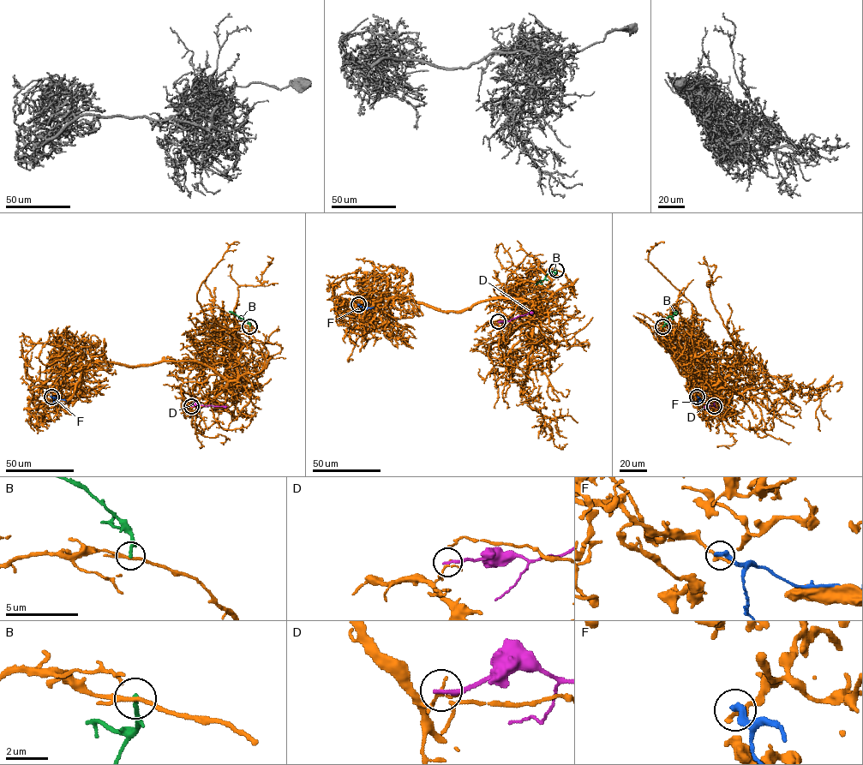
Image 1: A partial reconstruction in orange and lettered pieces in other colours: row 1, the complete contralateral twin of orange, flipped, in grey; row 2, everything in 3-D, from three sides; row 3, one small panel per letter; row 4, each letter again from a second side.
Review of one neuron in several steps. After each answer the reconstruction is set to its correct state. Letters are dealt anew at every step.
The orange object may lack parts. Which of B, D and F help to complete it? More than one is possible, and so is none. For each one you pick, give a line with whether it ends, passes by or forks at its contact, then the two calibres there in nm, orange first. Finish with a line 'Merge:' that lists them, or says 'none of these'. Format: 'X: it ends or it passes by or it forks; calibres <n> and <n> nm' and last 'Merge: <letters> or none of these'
Merge: none of these

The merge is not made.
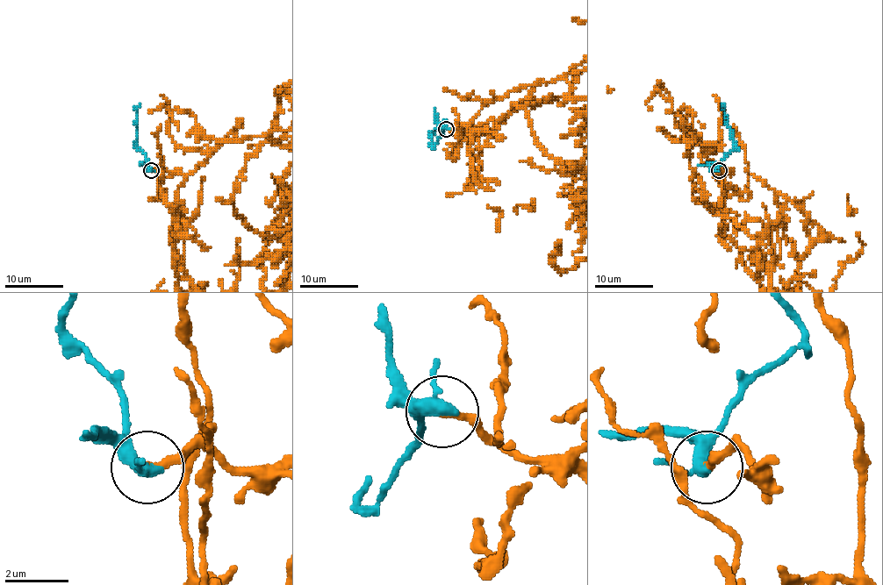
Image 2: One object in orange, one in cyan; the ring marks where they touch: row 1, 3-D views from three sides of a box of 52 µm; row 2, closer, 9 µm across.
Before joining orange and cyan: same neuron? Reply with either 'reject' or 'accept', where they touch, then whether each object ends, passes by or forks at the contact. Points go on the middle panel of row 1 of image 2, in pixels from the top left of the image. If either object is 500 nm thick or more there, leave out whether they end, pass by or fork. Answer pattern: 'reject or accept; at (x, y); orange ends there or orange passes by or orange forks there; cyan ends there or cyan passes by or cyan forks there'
accept; at (446, 129); orange ends there; cyan passes by

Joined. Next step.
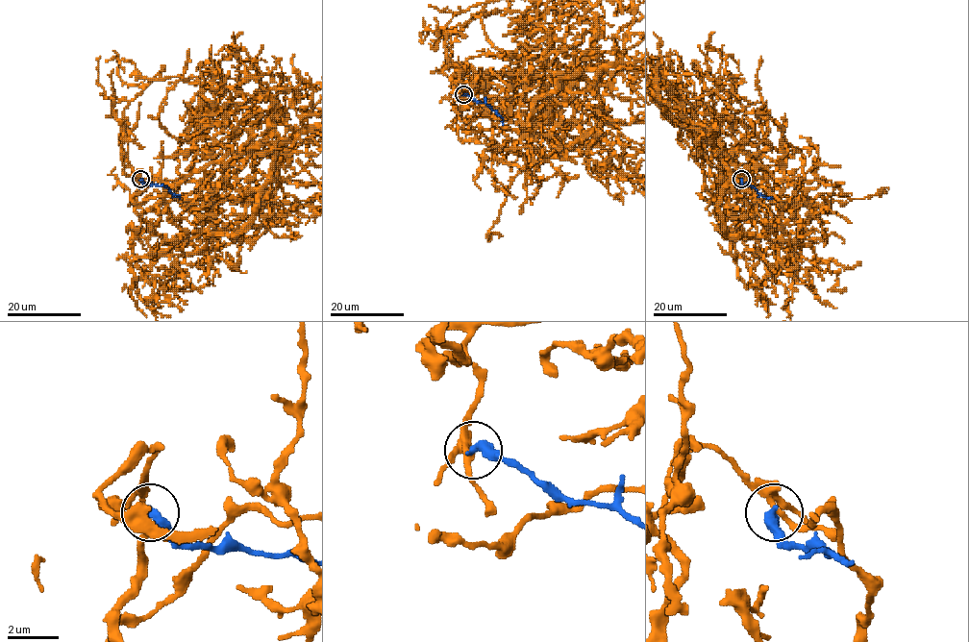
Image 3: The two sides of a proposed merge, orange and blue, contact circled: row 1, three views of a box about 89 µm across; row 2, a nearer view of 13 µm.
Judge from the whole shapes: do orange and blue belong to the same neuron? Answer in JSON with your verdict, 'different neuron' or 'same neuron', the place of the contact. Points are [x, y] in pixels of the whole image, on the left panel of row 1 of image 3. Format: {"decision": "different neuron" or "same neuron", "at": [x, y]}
{"decision": "different neuron", "at": [140, 179]}

